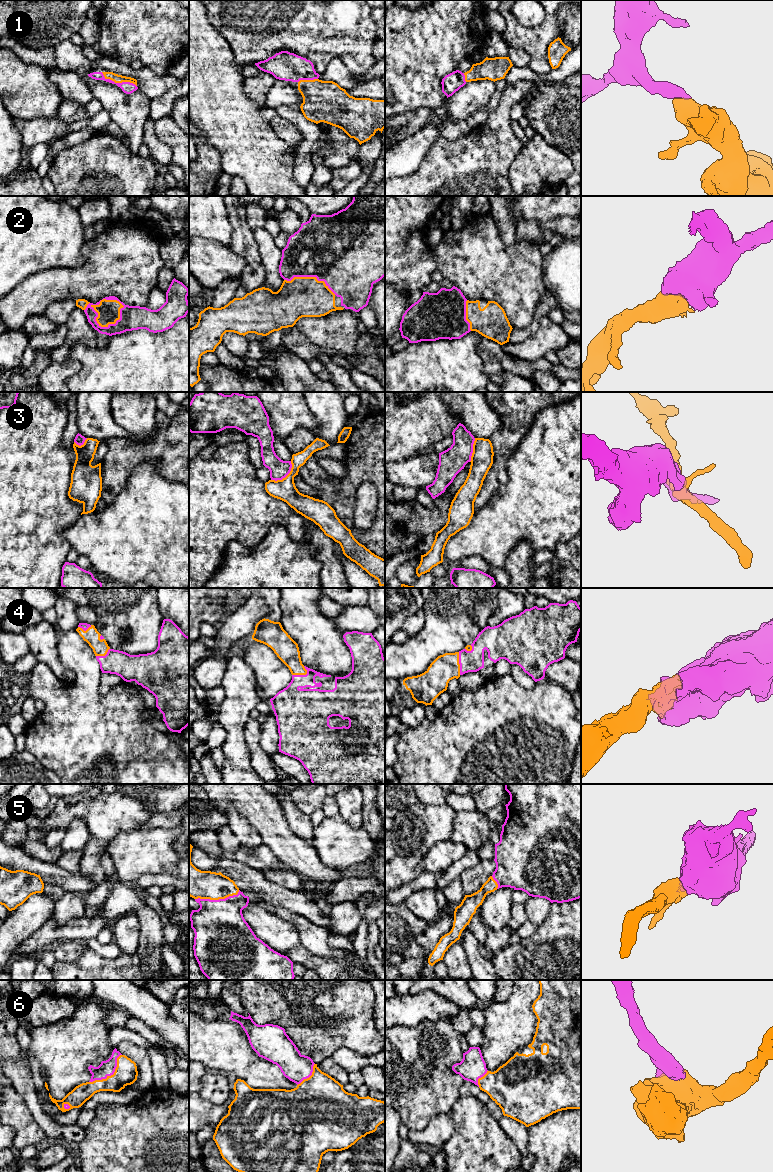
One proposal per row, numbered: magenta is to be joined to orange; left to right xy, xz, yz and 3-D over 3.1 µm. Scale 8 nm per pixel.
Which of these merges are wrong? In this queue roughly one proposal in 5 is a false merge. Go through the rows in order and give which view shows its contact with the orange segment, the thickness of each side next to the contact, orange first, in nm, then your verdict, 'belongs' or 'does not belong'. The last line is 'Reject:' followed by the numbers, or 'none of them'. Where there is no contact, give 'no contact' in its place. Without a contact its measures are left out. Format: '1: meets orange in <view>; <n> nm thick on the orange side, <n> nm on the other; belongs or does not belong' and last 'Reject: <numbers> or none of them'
1: meets orange in xy; 70 nm thick on the orange side, 90 nm on the other; belongs
2: meets orange in xy; 180 nm thick on the orange side, 190 nm on the other; belongs
3: meets orange in xz; 170 nm thick on the orange side, 160 nm on the other; does not belong
4: meets orange in yz; 220 nm thick on the orange side, 180 nm on the other; belongs
5: meets orange in xz; 220 nm thick on the orange side, 420 nm on the other; belongs
6: meets orange in xy; 180 nm thick on the orange side, 130 nm on the other; belongs
Reject: 3

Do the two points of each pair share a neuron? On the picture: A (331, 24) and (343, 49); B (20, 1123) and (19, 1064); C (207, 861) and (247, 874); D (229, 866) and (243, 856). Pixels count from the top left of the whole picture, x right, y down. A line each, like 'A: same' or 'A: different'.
A: same
B: different
C: different
D: different

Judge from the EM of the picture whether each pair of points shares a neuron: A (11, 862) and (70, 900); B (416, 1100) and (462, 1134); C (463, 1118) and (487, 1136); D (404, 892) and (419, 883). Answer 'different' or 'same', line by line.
A: different
B: different
C: same
D: same

